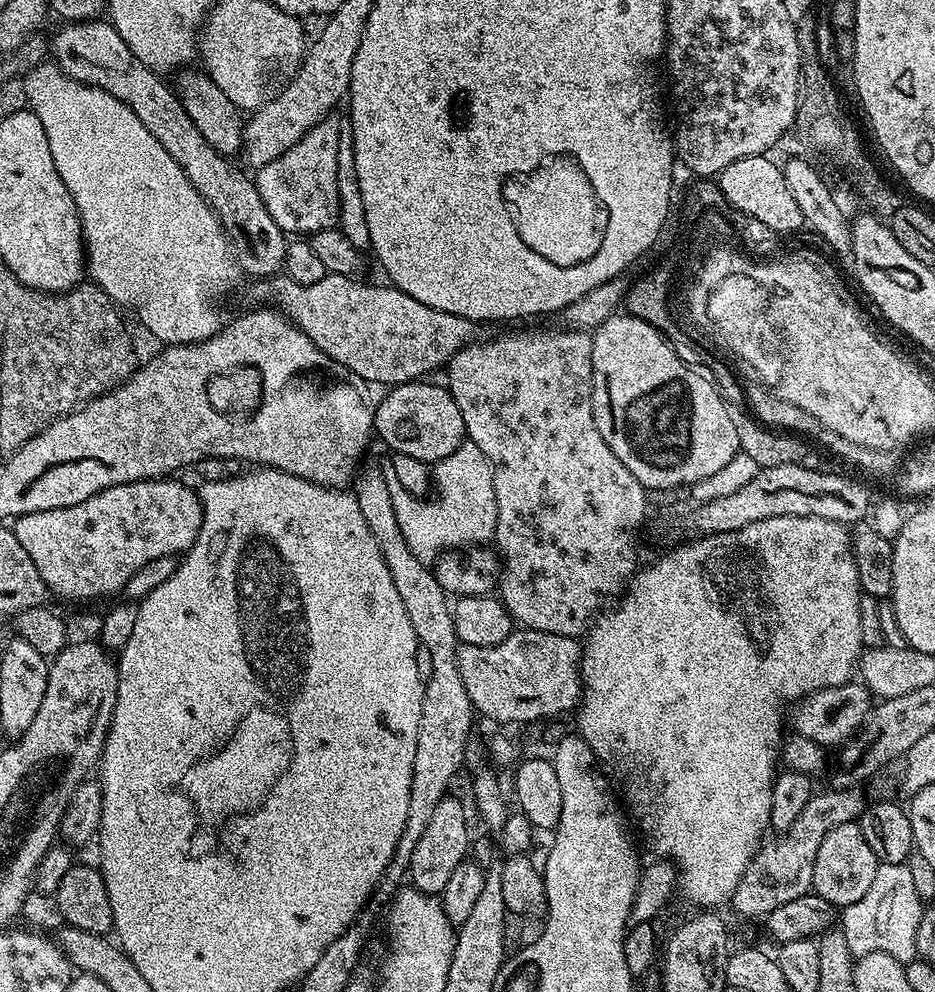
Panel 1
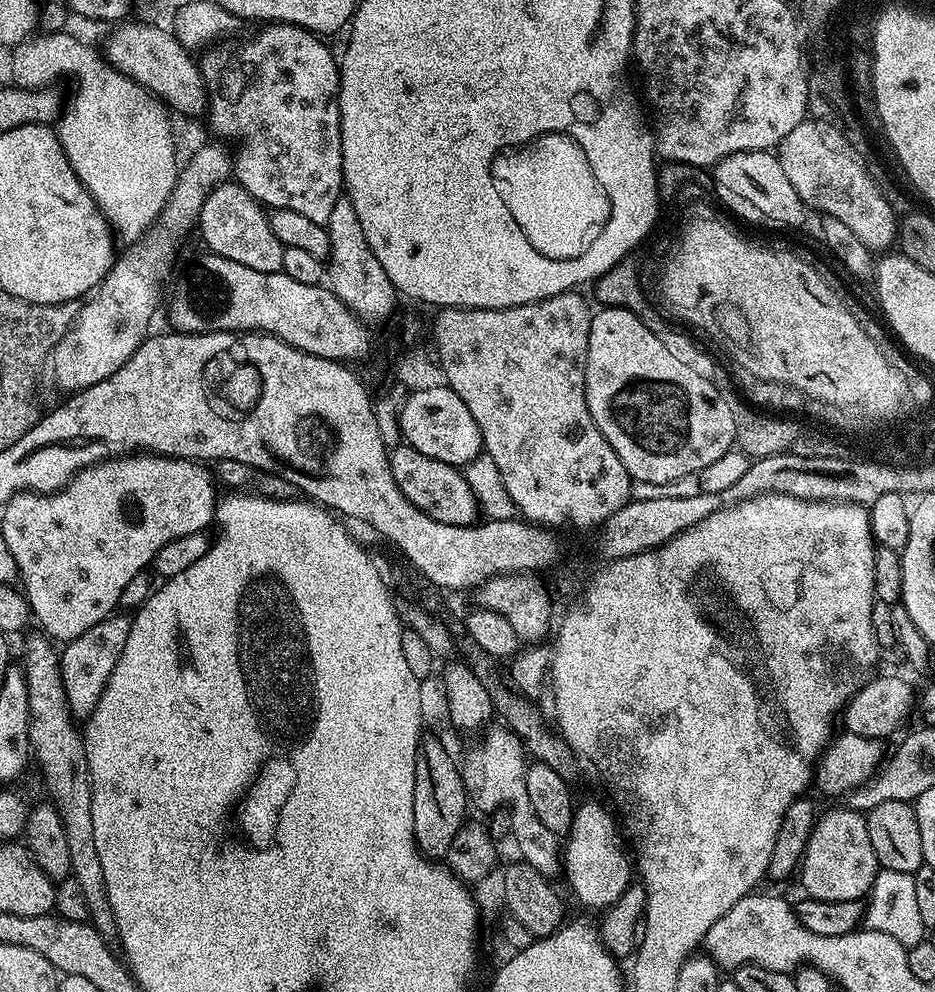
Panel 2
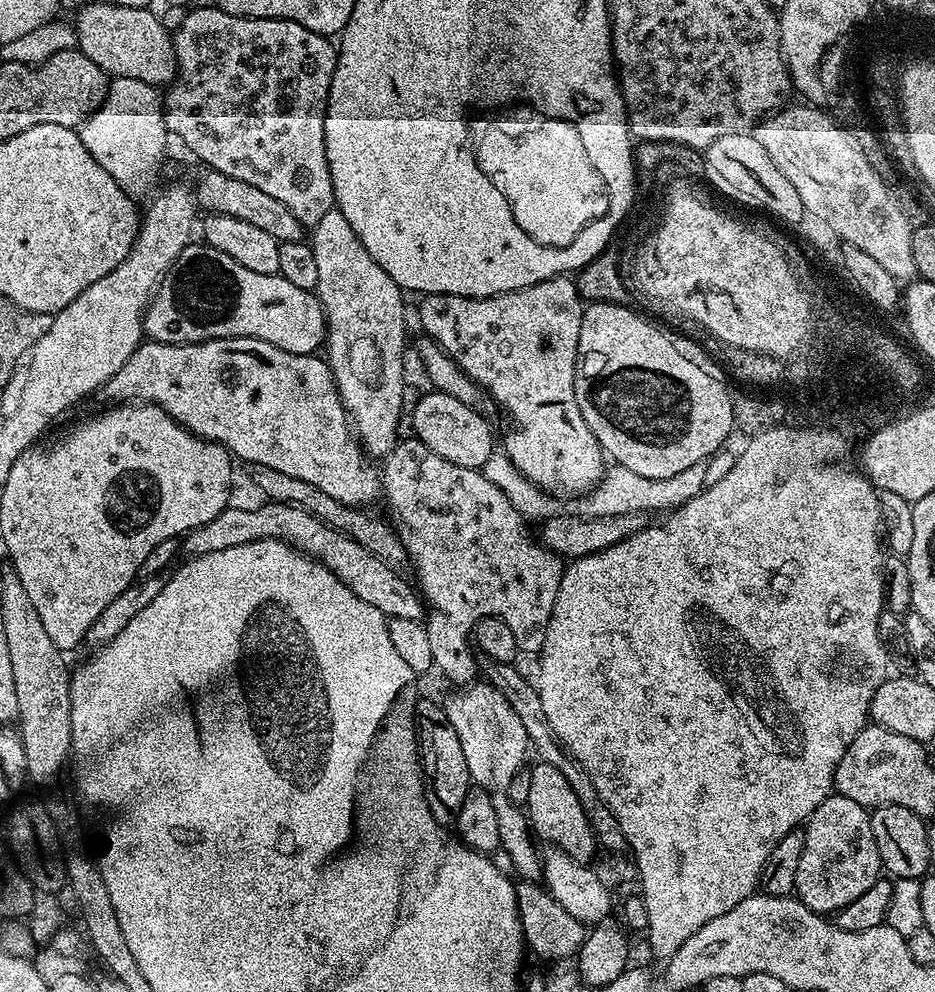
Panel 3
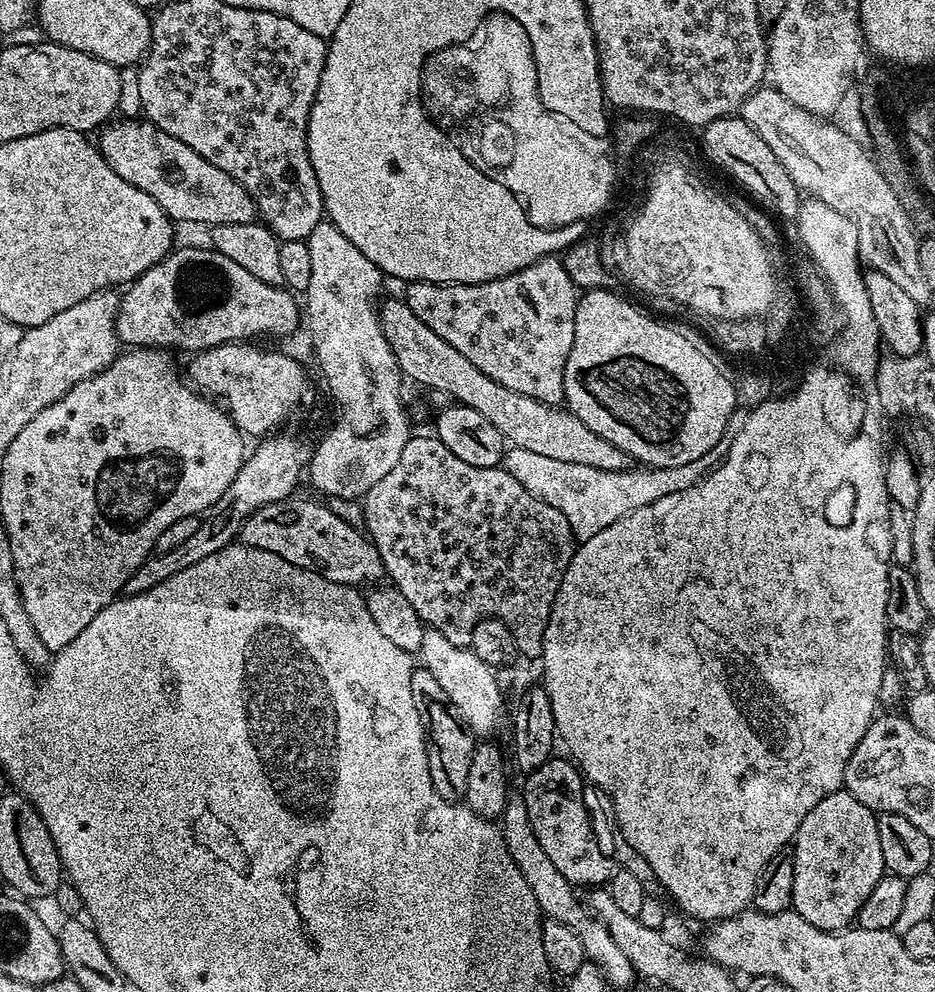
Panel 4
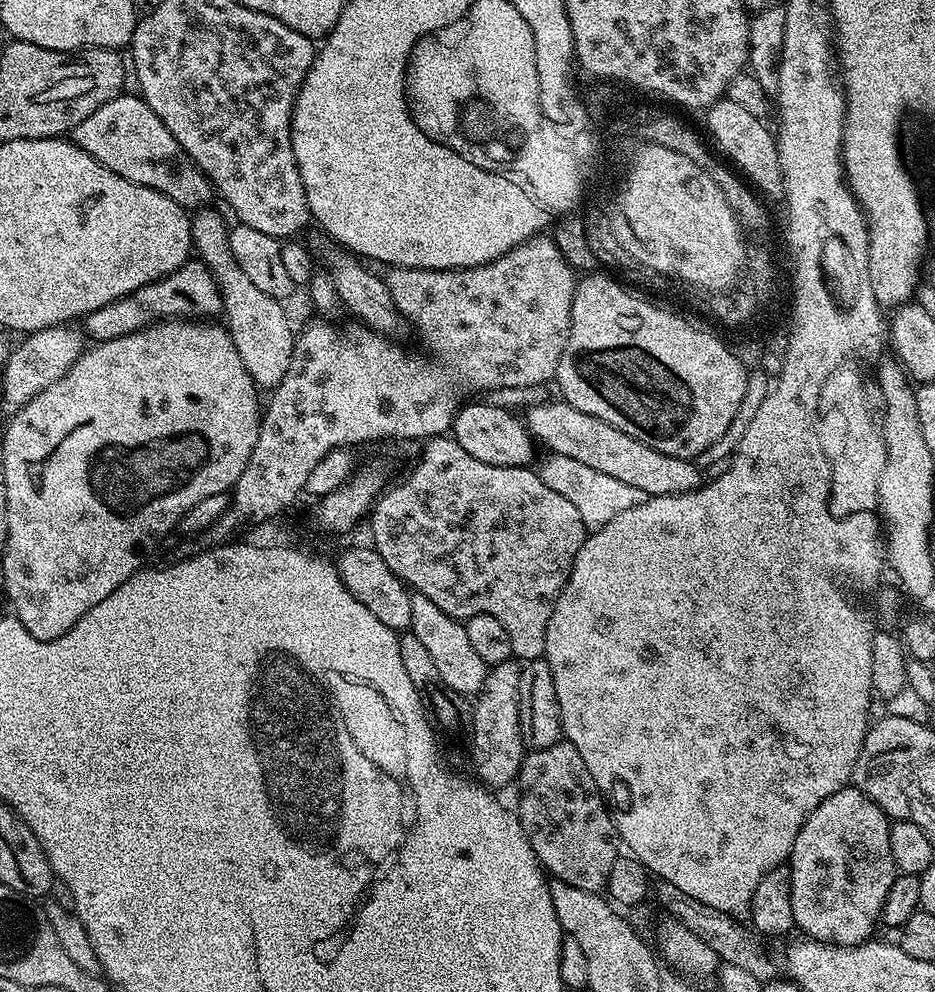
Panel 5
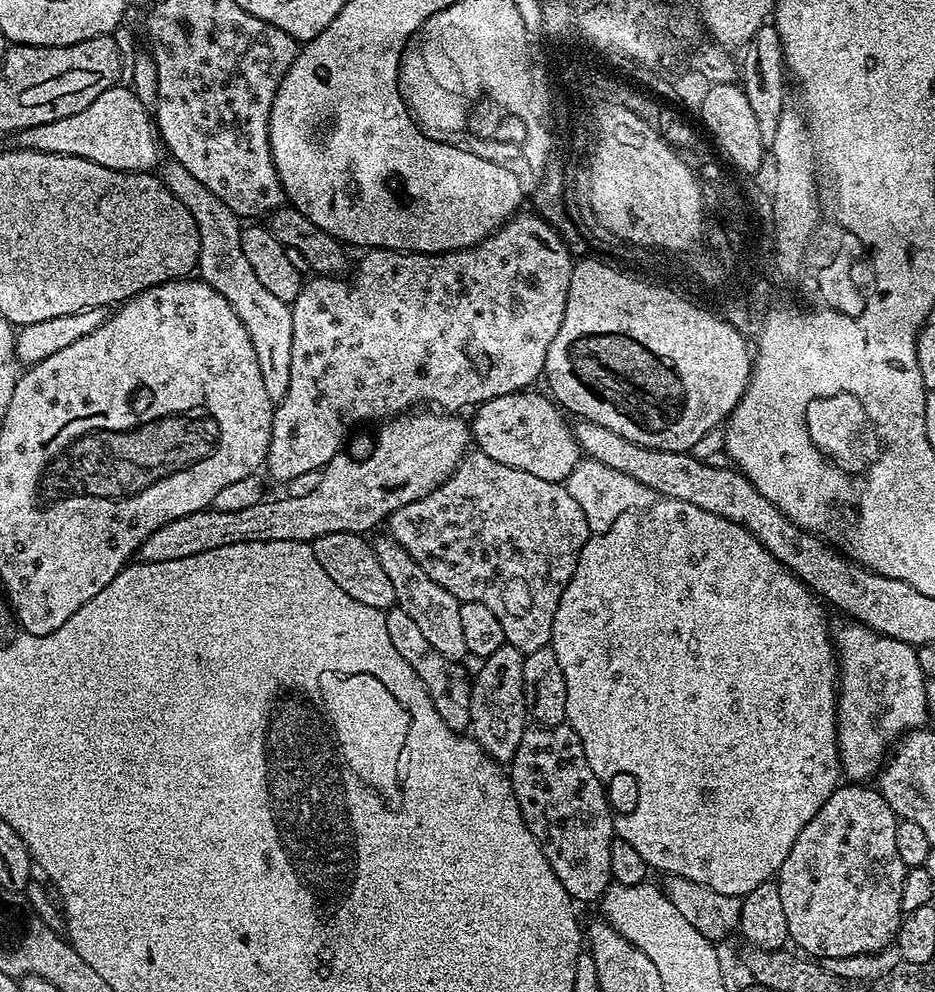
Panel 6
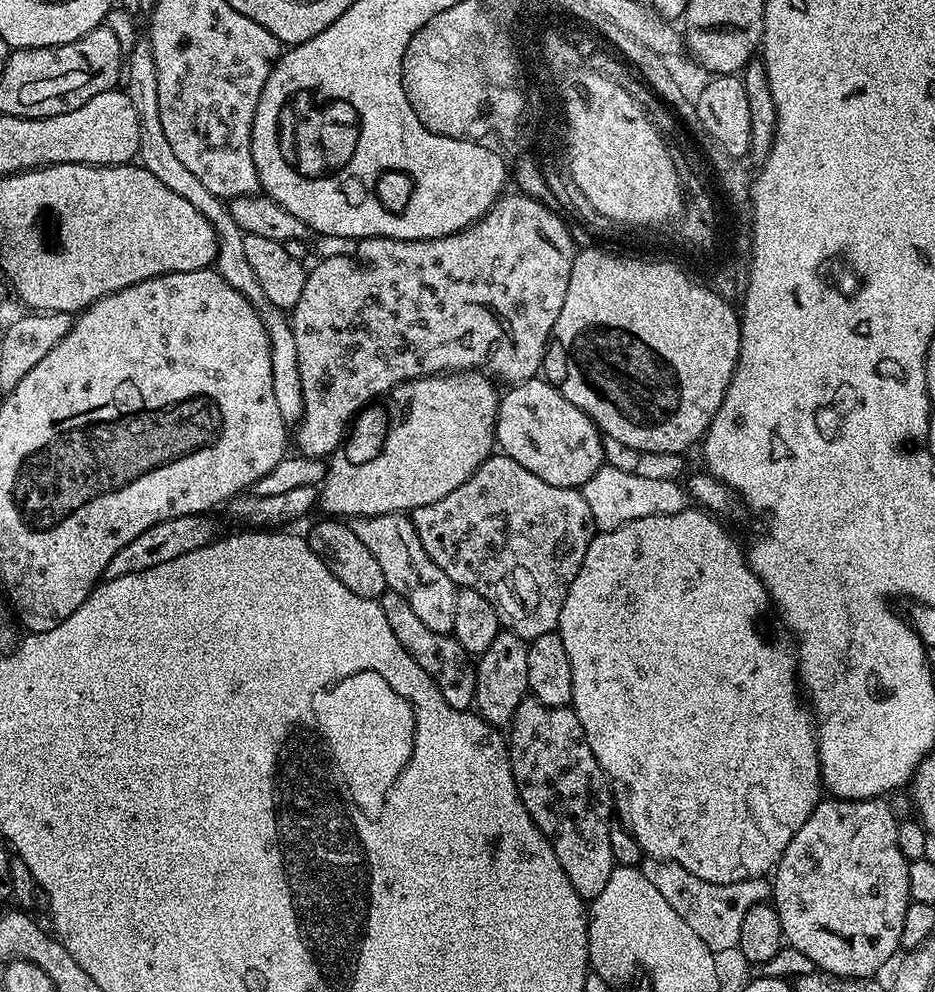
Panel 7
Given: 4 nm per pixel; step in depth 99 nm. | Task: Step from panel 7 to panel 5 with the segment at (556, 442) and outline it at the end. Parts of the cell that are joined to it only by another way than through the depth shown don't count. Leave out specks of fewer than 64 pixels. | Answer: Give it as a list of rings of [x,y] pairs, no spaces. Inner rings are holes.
[[[468,402],[461,407],[452,420],[451,435],[466,450],[478,458],[478,462],[486,462],[490,466],[510,466],[523,468],[531,465],[534,441],[519,415],[511,416],[504,408],[496,404],[472,404]]]

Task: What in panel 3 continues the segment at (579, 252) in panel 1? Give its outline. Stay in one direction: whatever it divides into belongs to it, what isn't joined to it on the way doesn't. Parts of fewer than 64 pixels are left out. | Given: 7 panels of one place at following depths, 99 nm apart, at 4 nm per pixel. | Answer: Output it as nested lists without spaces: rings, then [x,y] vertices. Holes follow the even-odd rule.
[[[547,114],[492,116],[471,125],[476,161],[512,208],[518,226],[534,242],[551,248],[572,244],[590,222],[608,215],[609,185],[592,166],[576,128]]]

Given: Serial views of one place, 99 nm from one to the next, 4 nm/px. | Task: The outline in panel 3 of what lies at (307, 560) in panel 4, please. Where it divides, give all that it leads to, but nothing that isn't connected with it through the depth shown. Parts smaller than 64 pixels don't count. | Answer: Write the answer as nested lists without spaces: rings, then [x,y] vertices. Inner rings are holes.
[[[264,502],[261,508],[223,508],[210,522],[185,532],[182,537],[182,552],[185,557],[214,554],[218,550],[226,550],[230,546],[242,546],[255,540],[281,540],[297,552],[303,552],[312,560],[319,560],[335,574],[362,602],[370,602],[374,610],[389,618],[410,618],[423,621],[426,608],[418,602],[418,592],[411,583],[403,580],[401,573],[376,557],[366,548],[359,545],[353,537],[339,532],[318,519],[306,509],[292,504]]]

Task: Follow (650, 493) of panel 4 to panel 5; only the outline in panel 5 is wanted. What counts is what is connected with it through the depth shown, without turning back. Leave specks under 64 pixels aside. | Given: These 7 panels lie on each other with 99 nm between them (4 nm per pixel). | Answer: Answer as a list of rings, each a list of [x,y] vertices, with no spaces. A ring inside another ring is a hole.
[[[548,454],[545,457],[545,460],[538,465],[542,482],[550,486],[550,490],[562,494],[562,498],[567,498],[574,506],[578,506],[578,514],[582,514],[585,529],[595,530],[606,526],[610,518],[618,518],[622,510],[630,510],[630,506],[638,506],[646,498],[644,492],[637,490],[635,486],[618,482],[618,478],[609,478],[598,470],[590,470],[590,466],[574,462],[574,458],[555,454]]]

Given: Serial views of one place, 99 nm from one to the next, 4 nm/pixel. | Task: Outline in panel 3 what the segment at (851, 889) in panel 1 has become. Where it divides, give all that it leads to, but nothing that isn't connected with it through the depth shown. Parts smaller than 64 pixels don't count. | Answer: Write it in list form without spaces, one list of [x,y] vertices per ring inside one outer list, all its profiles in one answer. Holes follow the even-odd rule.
[[[833,794],[826,797],[818,806],[818,810],[814,810],[814,814],[808,817],[803,829],[806,846],[802,846],[802,854],[798,858],[794,895],[810,910],[821,914],[838,913],[846,906],[850,906],[854,898],[866,894],[866,890],[870,890],[870,886],[874,886],[874,882],[881,879],[880,855],[878,846],[874,843],[874,830],[870,830],[869,809],[851,798]]]

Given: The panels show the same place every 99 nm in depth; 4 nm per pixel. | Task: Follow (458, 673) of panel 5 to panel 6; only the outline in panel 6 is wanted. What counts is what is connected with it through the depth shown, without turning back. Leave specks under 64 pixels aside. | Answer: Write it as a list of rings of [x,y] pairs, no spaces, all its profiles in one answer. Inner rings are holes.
[[[391,535],[378,537],[374,540],[374,547],[378,562],[382,562],[382,570],[386,570],[386,575],[394,585],[398,607],[414,618],[414,623],[422,629],[423,636],[430,641],[430,646],[434,646],[434,650],[438,650],[438,654],[447,660],[463,661],[468,651],[462,635],[460,601],[448,590],[442,590],[442,586],[438,586],[438,582],[434,582],[434,578],[430,578],[430,574],[426,574],[426,570],[422,570],[422,566],[418,566],[418,562],[414,562],[414,558],[410,558],[410,554],[406,554],[406,550],[402,550],[402,546]]]

